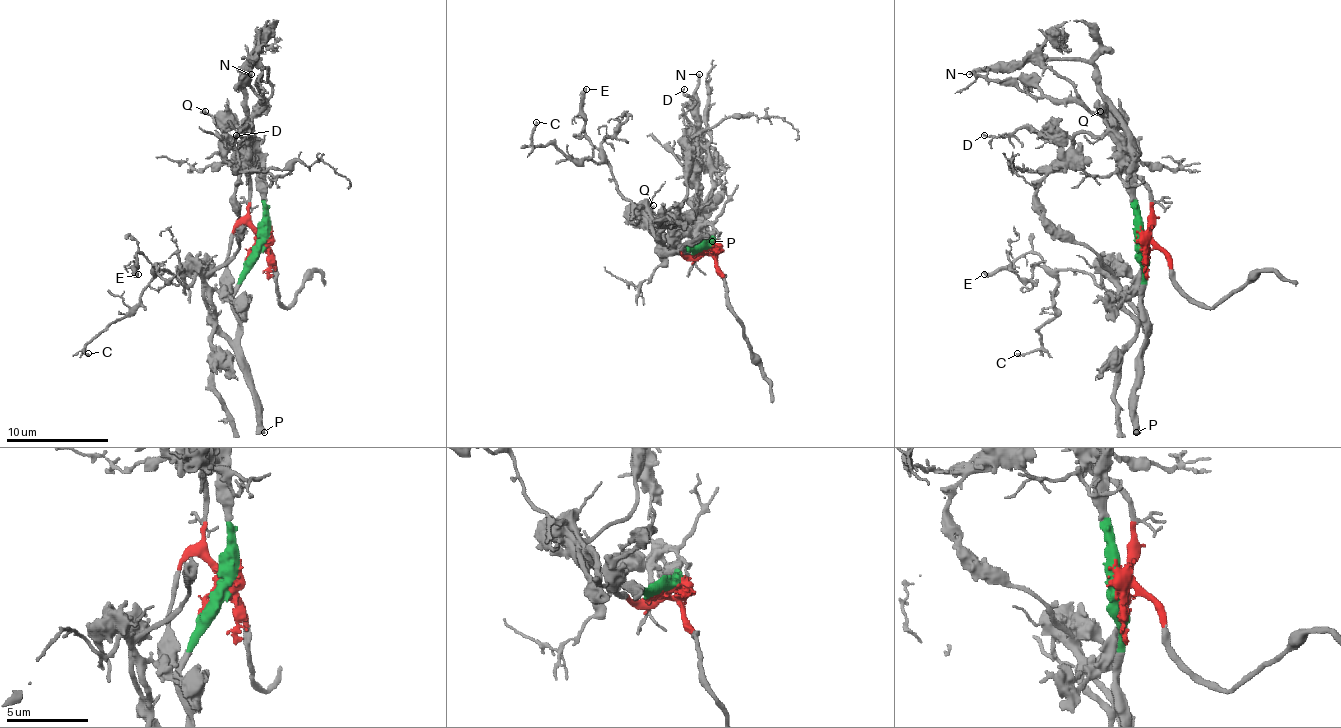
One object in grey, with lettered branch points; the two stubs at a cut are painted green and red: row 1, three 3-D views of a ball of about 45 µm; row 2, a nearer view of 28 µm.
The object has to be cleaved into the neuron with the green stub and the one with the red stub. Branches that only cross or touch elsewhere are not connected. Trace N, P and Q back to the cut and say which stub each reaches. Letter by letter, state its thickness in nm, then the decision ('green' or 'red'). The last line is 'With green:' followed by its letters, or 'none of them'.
N: calibre 220 nm; green
P: calibre 600 nm; green
Q: calibre 280 nm; red
With green: N, P

